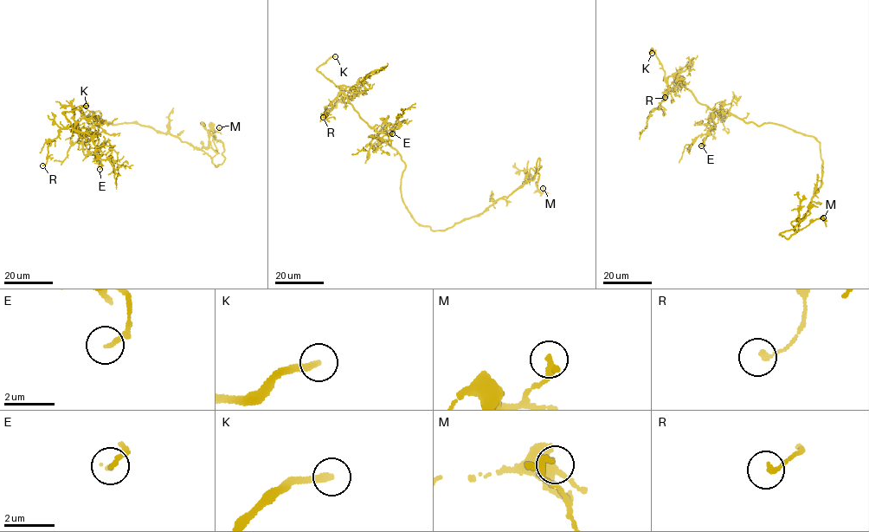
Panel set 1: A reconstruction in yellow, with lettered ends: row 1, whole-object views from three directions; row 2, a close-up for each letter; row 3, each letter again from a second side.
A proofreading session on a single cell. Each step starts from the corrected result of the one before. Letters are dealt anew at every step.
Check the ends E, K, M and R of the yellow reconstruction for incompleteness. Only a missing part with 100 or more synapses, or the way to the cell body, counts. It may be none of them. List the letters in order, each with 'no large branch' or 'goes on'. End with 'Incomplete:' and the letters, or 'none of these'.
E: no large branch
K: goes on
M: no large branch
R: no large branch
Incomplete: K

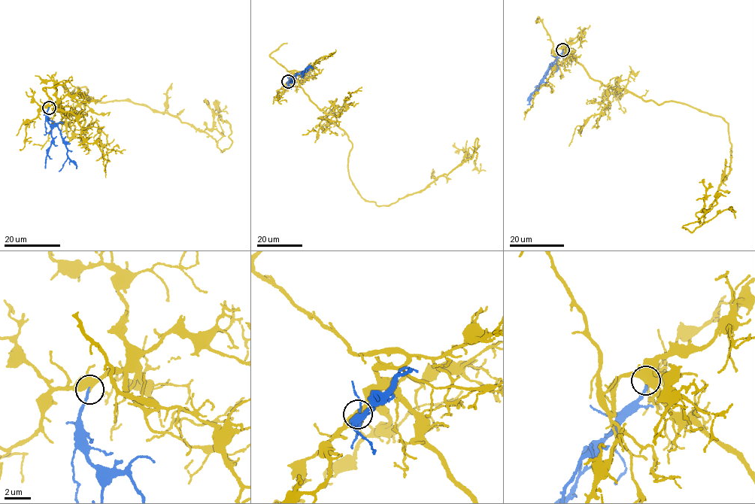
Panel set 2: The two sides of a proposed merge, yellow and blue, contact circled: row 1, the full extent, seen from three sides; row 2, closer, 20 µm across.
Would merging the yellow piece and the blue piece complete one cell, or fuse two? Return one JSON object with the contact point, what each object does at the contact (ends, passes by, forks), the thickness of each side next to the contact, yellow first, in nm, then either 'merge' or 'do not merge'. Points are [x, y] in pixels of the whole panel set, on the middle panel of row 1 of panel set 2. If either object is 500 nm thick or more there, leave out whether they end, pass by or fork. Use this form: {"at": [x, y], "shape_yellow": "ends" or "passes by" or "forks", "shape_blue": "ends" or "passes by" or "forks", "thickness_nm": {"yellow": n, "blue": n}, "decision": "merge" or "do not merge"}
{"at": [288, 81], "shape_yellow": "passes by", "shape_blue": "ends", "thickness_nm": {"yellow": 480, "blue": 190}, "decision": "merge"}

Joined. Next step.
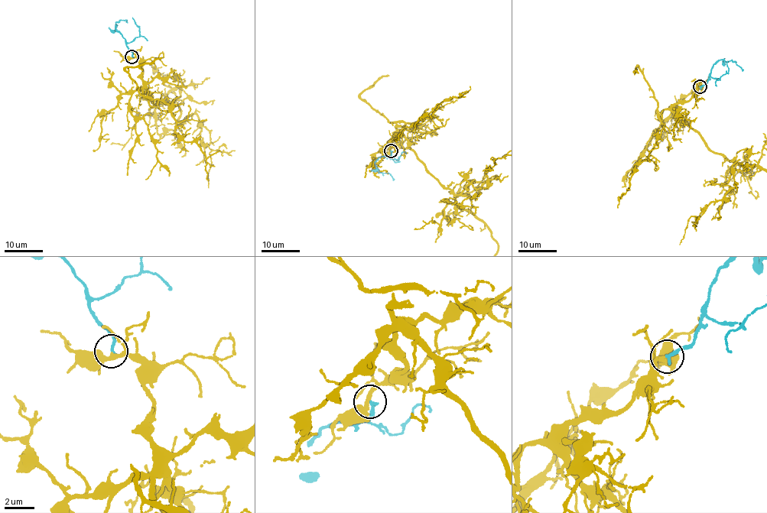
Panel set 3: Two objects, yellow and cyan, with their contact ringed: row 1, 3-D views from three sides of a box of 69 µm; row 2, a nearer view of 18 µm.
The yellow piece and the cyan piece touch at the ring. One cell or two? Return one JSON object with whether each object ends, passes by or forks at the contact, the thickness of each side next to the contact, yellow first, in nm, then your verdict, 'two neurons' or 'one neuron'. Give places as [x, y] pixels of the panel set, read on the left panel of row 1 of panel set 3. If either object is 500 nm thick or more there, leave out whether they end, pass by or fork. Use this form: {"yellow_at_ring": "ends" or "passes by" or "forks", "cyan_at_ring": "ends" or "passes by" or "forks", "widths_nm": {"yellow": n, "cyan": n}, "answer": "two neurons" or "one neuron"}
{"yellow_at_ring": "passes by", "cyan_at_ring": "ends", "widths_nm": {"yellow": 260, "cyan": 200}, "answer": "one neuron"}

